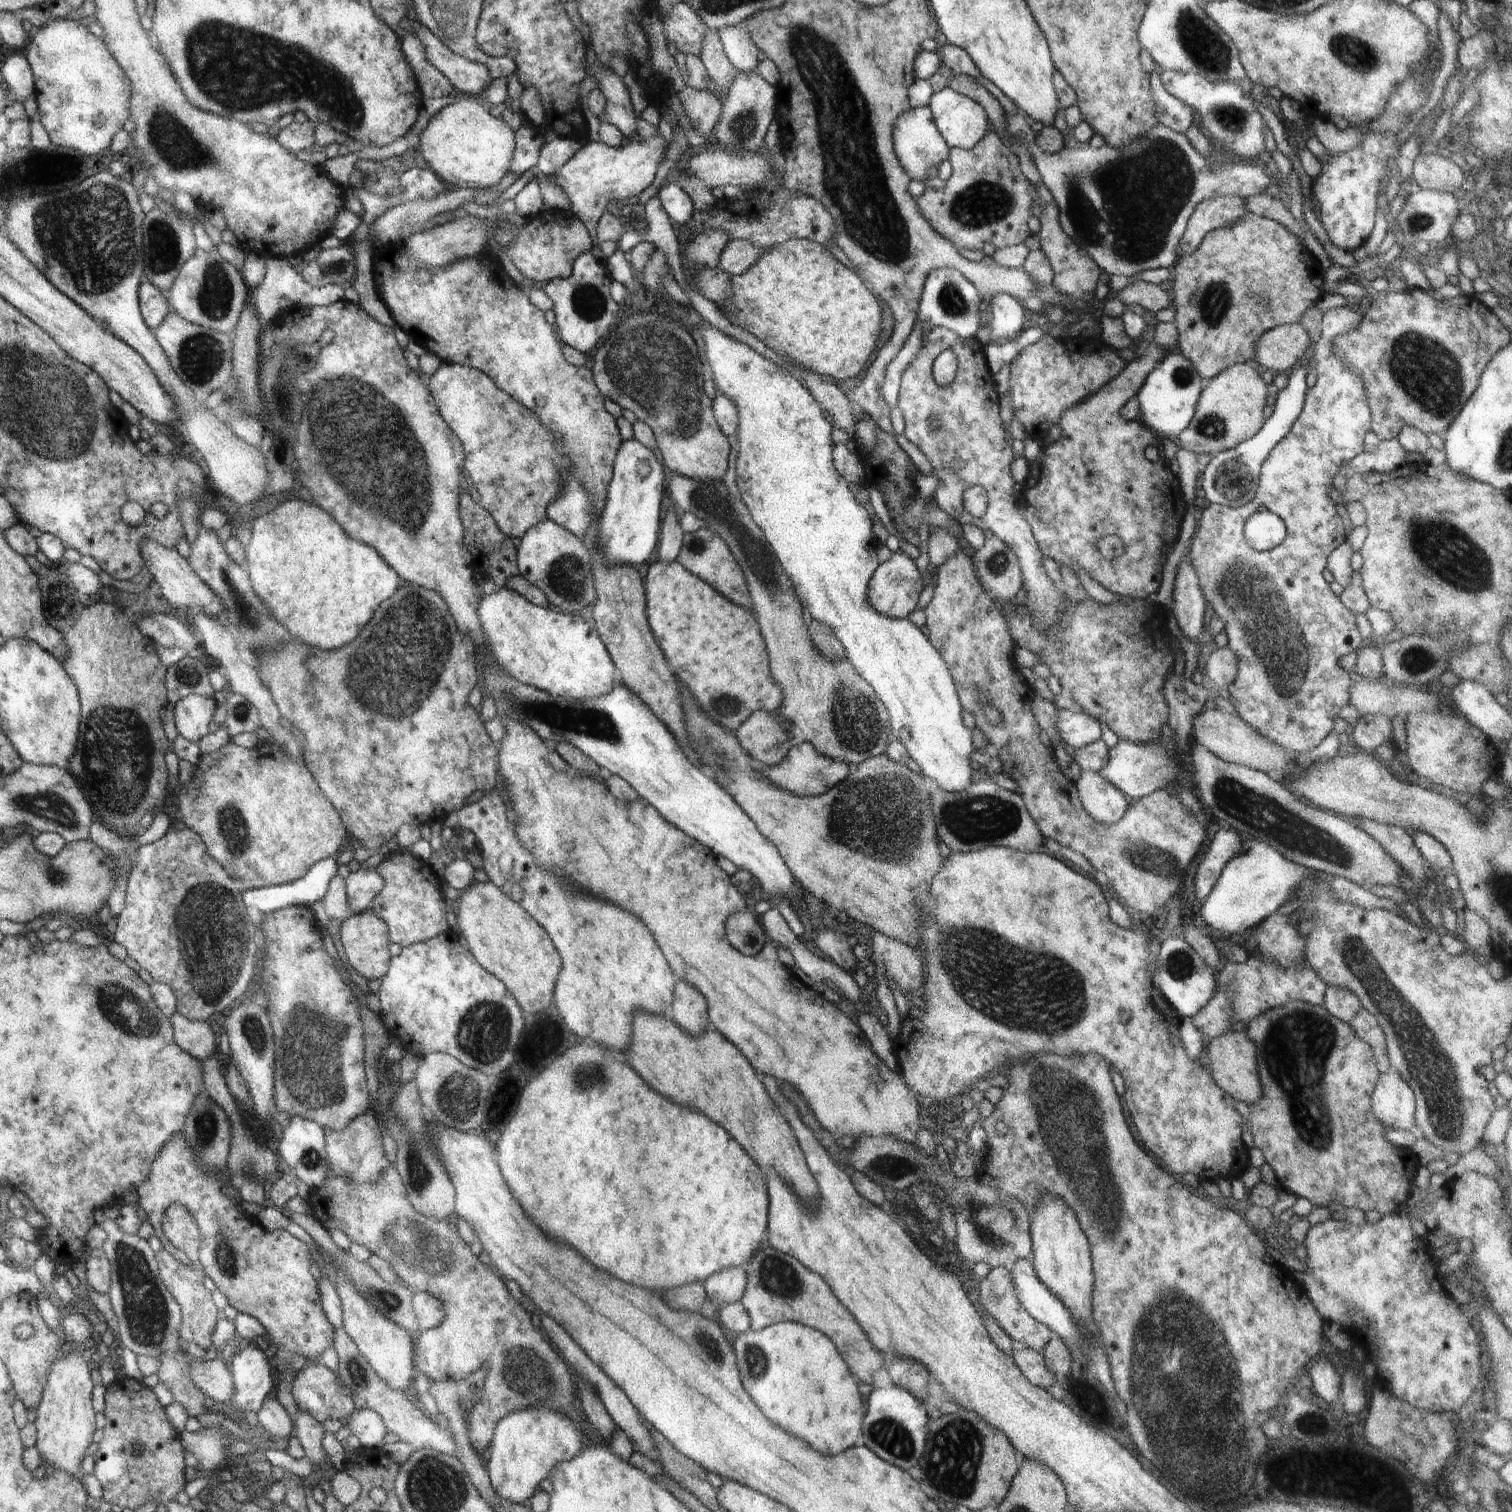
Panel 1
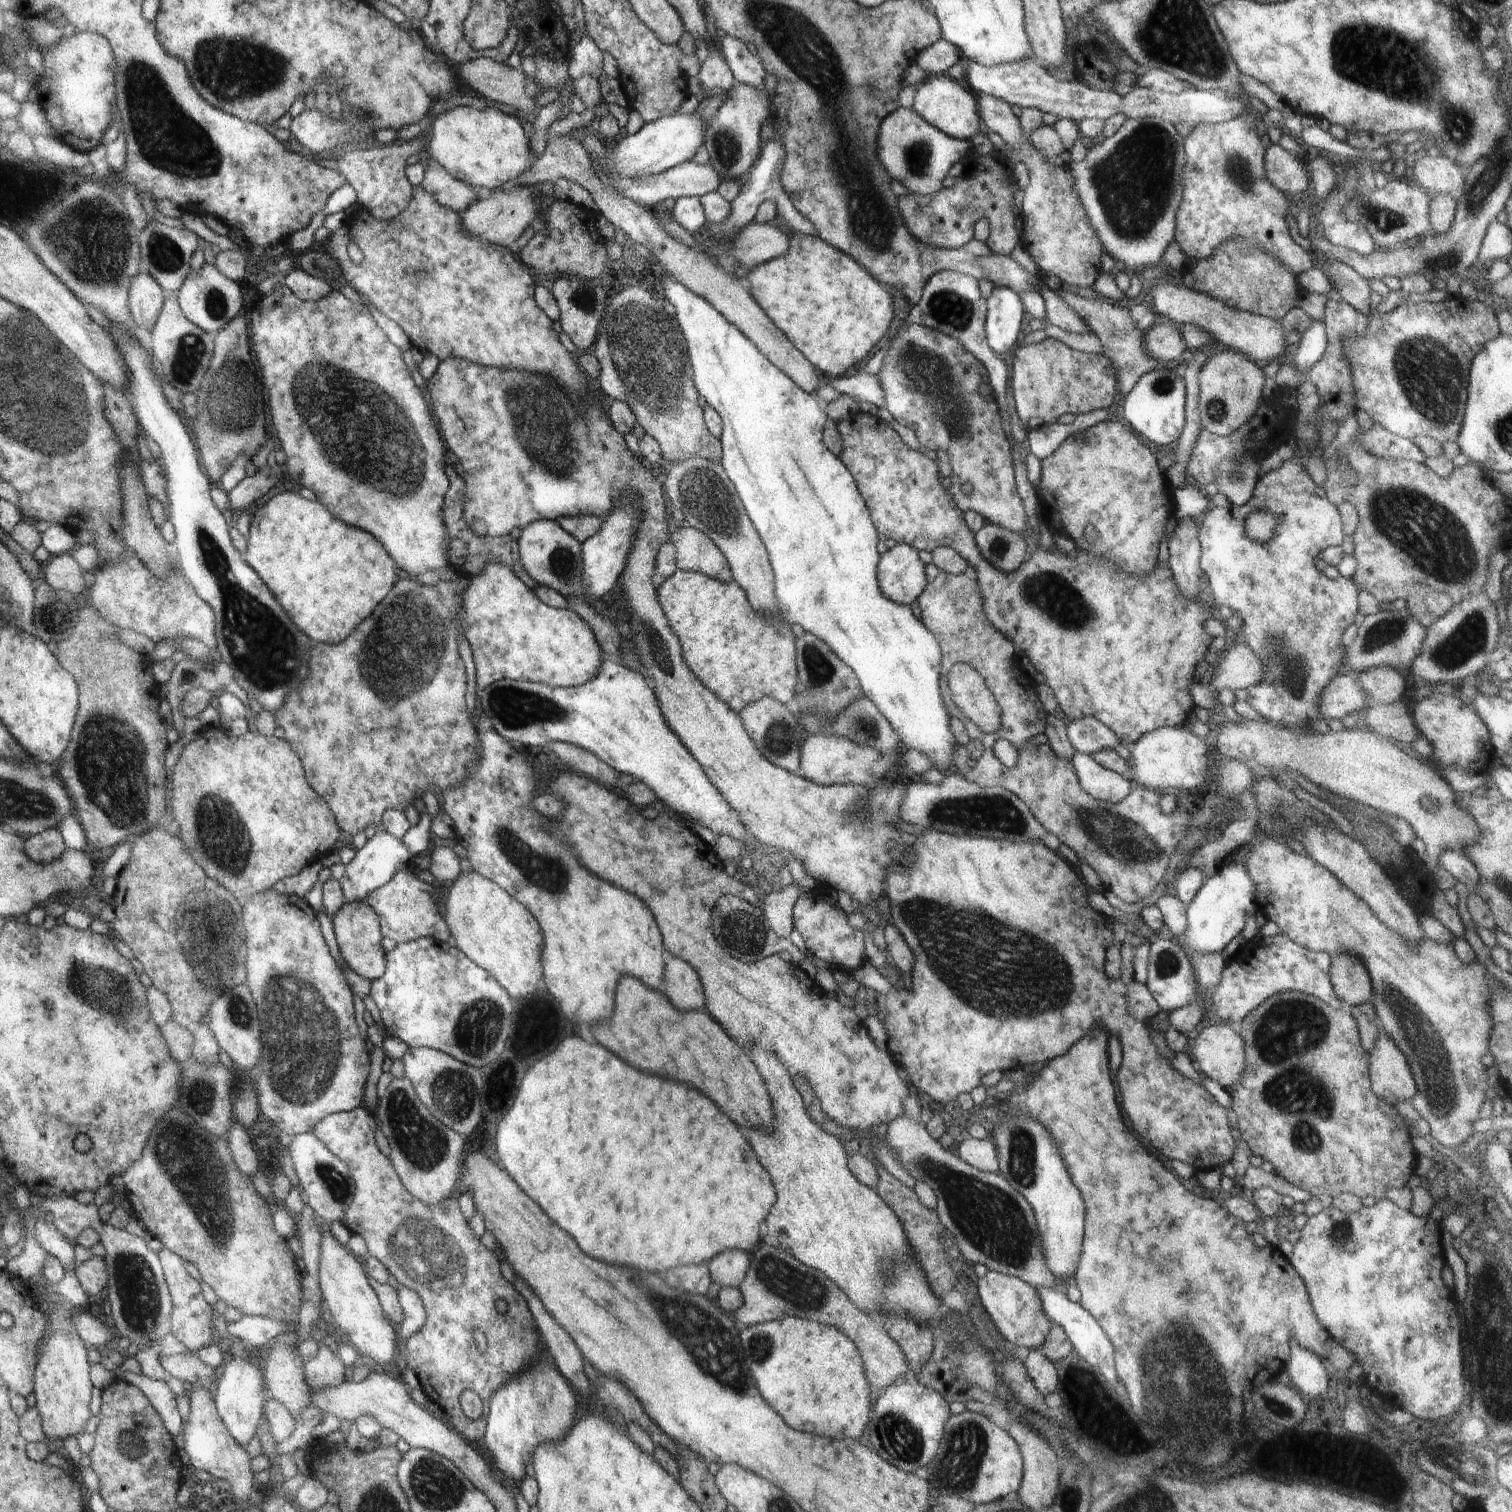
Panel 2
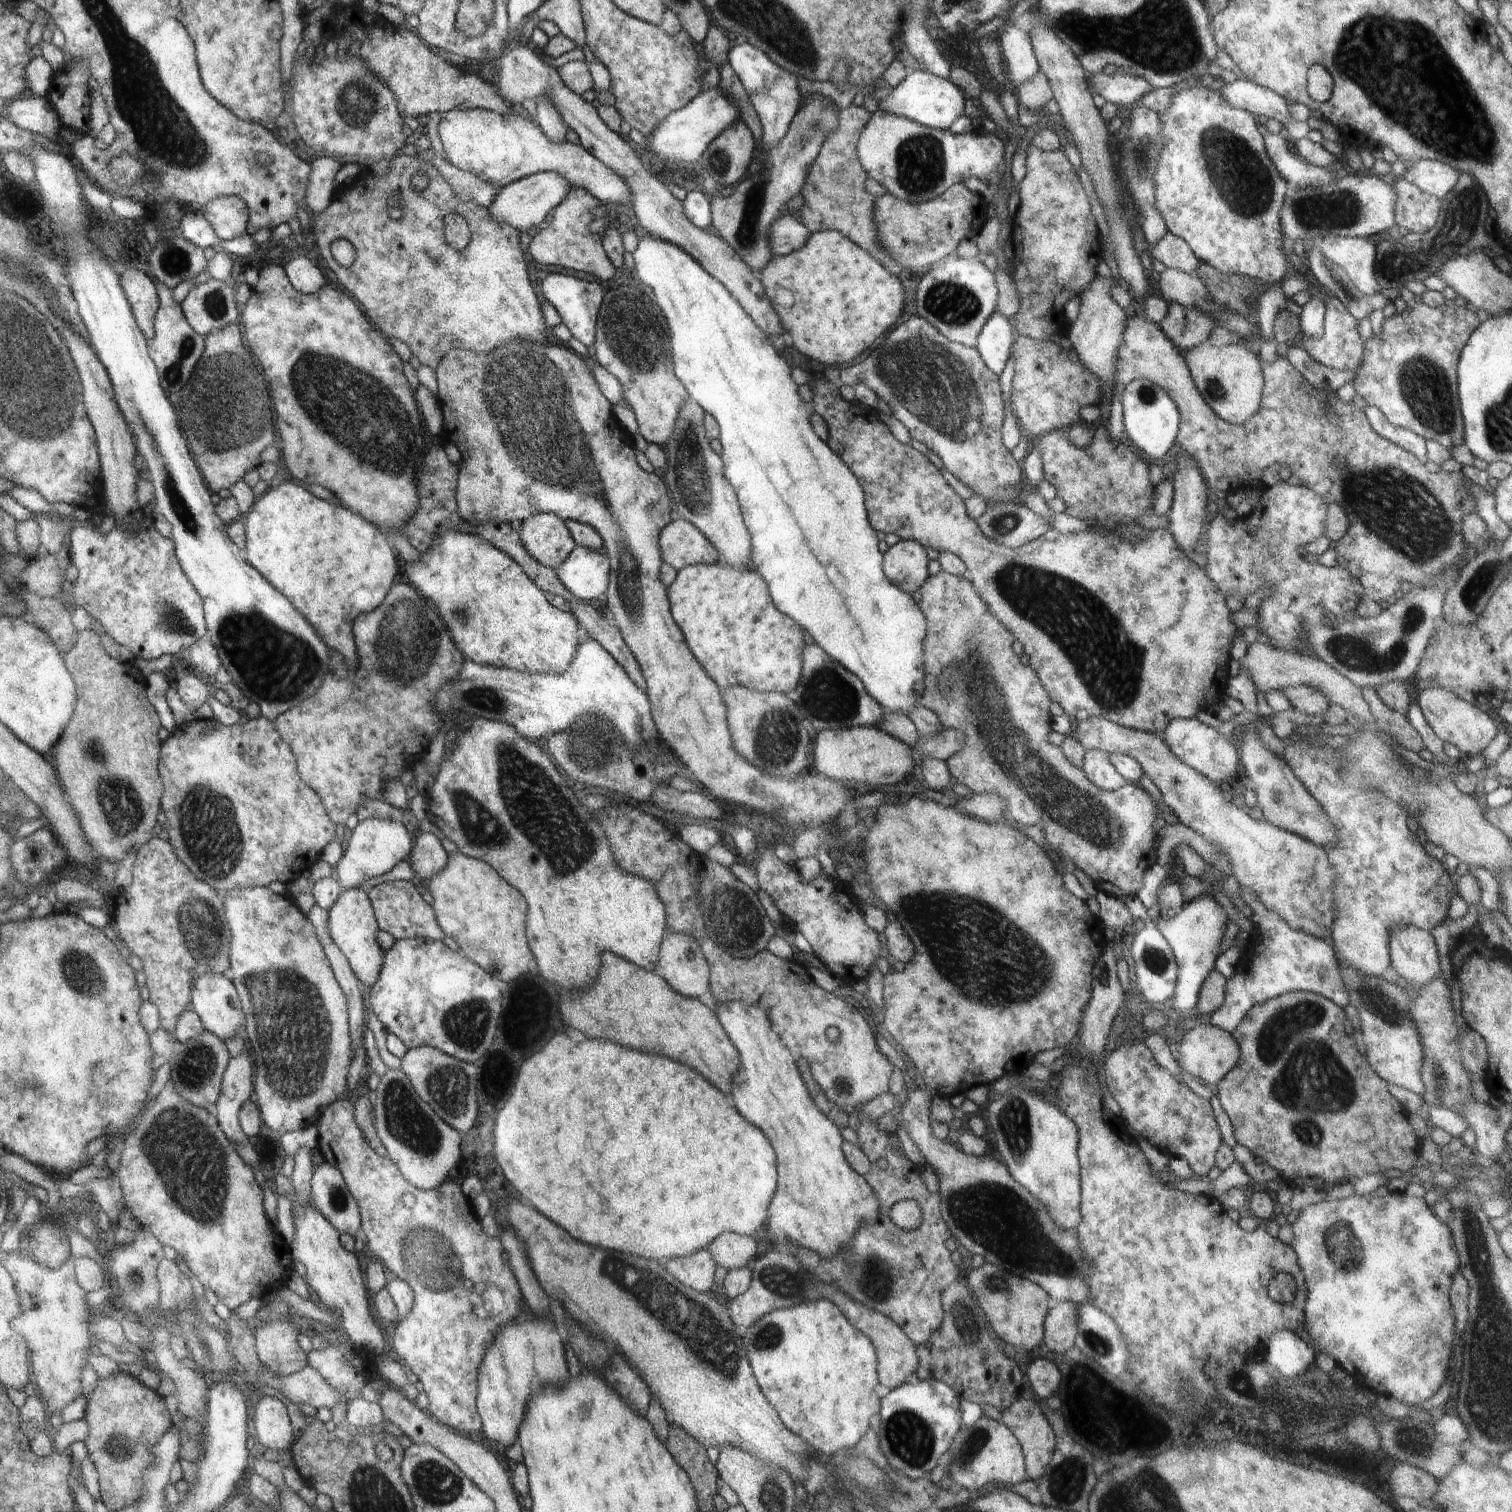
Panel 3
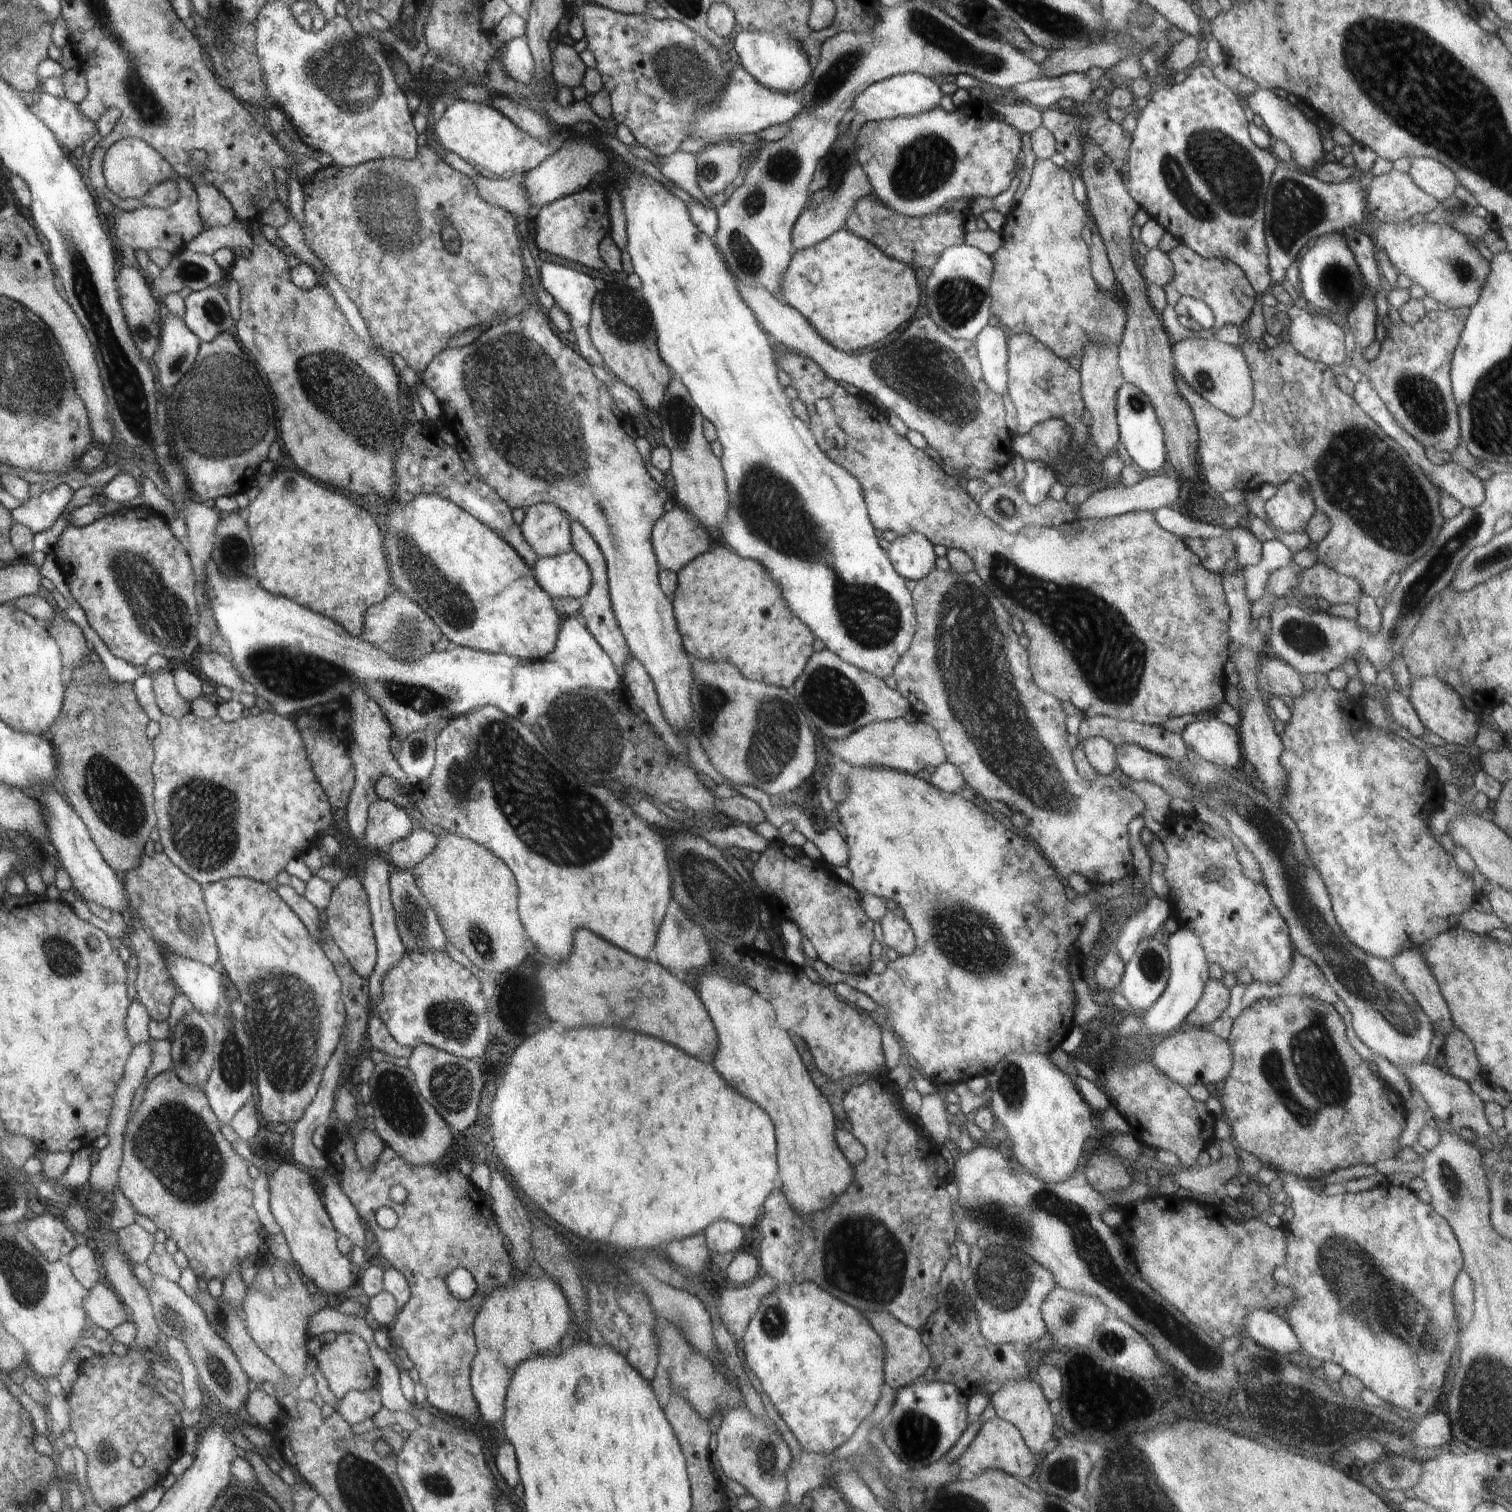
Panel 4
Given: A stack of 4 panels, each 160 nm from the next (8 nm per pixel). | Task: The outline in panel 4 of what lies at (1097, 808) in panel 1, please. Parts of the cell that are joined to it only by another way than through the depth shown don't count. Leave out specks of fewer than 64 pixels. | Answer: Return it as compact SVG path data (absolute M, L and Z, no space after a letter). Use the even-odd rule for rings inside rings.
M1087 738L1083 742L1086 758L1101 777L1116 776L1117 750L1115 746L1105 738Z

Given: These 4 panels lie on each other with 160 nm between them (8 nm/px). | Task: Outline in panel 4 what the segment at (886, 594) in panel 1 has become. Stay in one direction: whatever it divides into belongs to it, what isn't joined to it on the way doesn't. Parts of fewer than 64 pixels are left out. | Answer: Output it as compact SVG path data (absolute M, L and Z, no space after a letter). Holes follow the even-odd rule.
M920 533L898 536L888 550L895 571L906 580L919 581L935 568L933 544Z

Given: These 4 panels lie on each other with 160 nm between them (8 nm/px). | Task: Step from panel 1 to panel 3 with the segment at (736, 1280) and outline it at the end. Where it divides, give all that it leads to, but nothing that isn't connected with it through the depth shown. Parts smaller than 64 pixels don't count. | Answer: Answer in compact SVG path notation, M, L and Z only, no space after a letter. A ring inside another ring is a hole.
M728 1232L728 1236L720 1236L720 1240L716 1240L716 1248L710 1246L708 1250L715 1266L722 1266L730 1272L752 1264L757 1257L756 1243L756 1238Z

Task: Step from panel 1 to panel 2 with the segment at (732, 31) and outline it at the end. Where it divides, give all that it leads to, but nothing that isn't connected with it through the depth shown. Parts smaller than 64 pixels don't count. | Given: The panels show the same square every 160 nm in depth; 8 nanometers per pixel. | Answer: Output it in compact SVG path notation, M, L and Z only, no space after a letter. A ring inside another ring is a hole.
M724 34L721 43L723 58L730 67L736 83L749 84L754 88L762 89L764 77L768 72L750 54L750 50L746 48L746 42L740 42L739 38Z

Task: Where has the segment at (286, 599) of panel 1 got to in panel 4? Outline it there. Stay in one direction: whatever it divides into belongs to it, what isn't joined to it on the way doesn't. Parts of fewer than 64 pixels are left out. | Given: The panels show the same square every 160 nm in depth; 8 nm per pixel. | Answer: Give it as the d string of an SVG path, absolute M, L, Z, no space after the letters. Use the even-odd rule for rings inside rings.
M282 472L258 498L249 504L247 527L254 542L254 566L258 580L264 580L272 592L280 592L304 608L312 608L338 624L344 624L353 637L359 637L364 628L364 612L368 606L378 604L390 590L390 574L386 572L386 558L382 552L382 536L374 518L348 498L332 492L300 472ZM358 685L354 690L352 690L352 696L350 696L349 706L352 708L352 712L356 712L356 720L352 720L350 724L350 732L352 732L351 738L351 752L352 760L355 762L355 786L349 796L349 803L345 810L345 817L343 824L345 827L348 827L352 831L354 838L357 843L357 848L359 850L359 844L364 840L363 832L367 823L367 810L369 809L370 804L376 802L379 799L379 796L375 791L375 784L380 775L388 775L395 778L404 778L403 770L400 768L398 761L394 758L390 752L390 739L392 737L392 732L394 730L388 726L388 722L384 720L384 712L380 710L380 706L376 702L372 702L370 696L366 696L366 689L362 685Z

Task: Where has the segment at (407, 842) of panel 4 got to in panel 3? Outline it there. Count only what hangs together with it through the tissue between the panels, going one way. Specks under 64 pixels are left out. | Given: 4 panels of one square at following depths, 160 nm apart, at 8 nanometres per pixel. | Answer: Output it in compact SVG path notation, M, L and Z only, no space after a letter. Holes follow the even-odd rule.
M419 832L413 849L410 865L416 878L432 878L444 871L449 863L449 854L433 833Z

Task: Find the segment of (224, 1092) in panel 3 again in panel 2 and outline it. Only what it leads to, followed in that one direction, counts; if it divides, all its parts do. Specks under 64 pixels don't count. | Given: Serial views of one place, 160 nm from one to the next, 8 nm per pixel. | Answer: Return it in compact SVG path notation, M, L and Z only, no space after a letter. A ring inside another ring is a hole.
M238 1122L233 1124L226 1138L227 1147L231 1151L232 1160L235 1160L236 1168L239 1169L245 1177L252 1180L253 1176L259 1172L259 1162L256 1156L256 1150L252 1145L246 1130Z

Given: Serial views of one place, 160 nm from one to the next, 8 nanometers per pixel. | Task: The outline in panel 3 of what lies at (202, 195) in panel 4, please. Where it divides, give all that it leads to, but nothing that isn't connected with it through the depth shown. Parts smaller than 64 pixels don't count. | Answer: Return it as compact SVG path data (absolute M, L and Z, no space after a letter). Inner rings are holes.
M236 195L221 197L202 208L200 212L224 241L241 239L247 232L249 210L247 204Z

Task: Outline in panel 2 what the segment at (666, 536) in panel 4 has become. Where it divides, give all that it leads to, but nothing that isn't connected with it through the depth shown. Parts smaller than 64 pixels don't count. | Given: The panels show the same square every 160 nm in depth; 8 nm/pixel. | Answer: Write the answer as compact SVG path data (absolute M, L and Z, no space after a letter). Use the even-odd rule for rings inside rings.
M678 525L671 541L676 547L678 569L701 572L723 584L735 581L727 557L707 533L694 527Z

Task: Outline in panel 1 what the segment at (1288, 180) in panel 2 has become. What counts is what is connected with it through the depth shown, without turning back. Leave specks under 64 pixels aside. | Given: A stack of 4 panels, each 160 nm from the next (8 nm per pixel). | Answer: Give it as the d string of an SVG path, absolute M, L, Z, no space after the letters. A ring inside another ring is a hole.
M1004 110L1004 114L1003 128L1000 128L999 132L1006 140L1011 141L1013 139L1014 141L1017 141L1030 155L1034 166L1040 173L1041 182L1044 183L1044 186L1046 186L1048 190L1050 190L1053 199L1056 202L1059 210L1059 223L1064 234L1068 236L1068 238L1071 238L1082 250L1085 250L1096 261L1096 264L1111 276L1113 274L1122 274L1122 276L1126 276L1126 278L1136 277L1136 274L1140 274L1140 272L1144 272L1144 270L1162 267L1168 268L1169 266L1176 264L1180 252L1180 241L1187 229L1189 216L1195 211L1195 208L1198 207L1200 203L1212 199L1216 195L1232 195L1235 197L1243 197L1245 199L1261 193L1262 191L1265 192L1265 188L1268 185L1273 184L1270 176L1266 174L1266 171L1270 172L1275 168L1273 165L1271 165L1270 168L1266 168L1260 161L1238 161L1234 164L1224 163L1219 167L1213 167L1206 158L1190 144L1190 141L1185 134L1176 132L1170 127L1164 126L1162 123L1155 125L1146 132L1146 134L1141 135L1138 139L1133 140L1131 143L1123 145L1122 147L1111 147L1110 145L1105 144L1102 148L1096 150L1091 148L1088 144L1080 144L1078 142L1077 146L1074 148L1064 146L1057 153L1047 153L1046 151L1041 150L1040 147L1037 147L1037 142L1035 141L1036 132L1030 129L1031 121L1028 117L1021 114L1018 110L1012 113Z

